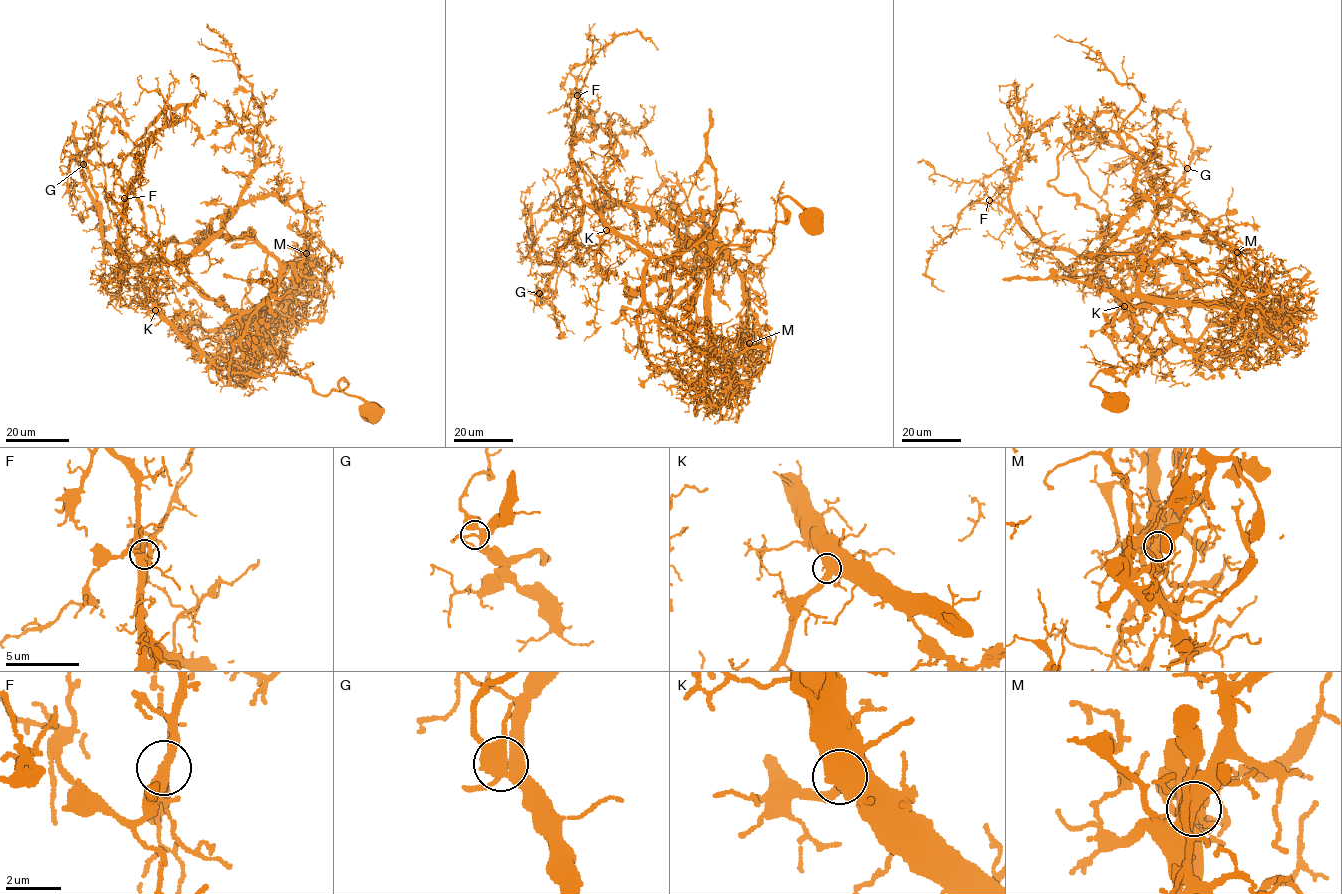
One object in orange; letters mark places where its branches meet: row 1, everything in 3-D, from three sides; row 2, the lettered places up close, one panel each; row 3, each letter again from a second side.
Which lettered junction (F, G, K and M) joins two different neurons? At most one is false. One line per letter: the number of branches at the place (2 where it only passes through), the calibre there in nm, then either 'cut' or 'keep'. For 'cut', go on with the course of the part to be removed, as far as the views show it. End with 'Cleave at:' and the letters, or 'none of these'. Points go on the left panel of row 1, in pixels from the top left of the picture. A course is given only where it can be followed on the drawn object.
F: branches 5; calibre 420 nm; keep
G: branches 4; calibre 360 nm; keep
K: branches 4; calibre 480 nm; keep
M: branches 4; calibre 500 nm; cut; course (306, 254), (301, 195), (269, 195), (140, 273), (198, 356), (190, 327), (246, 319), (257, 266)
Cleave at: M

